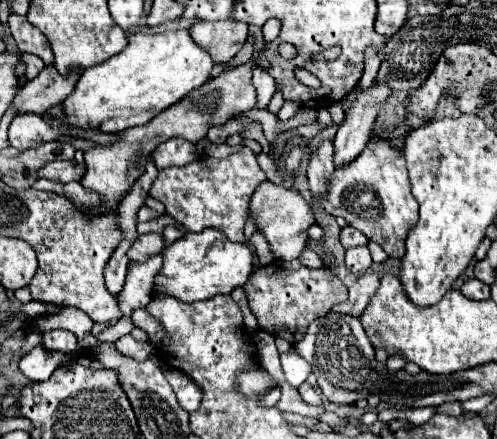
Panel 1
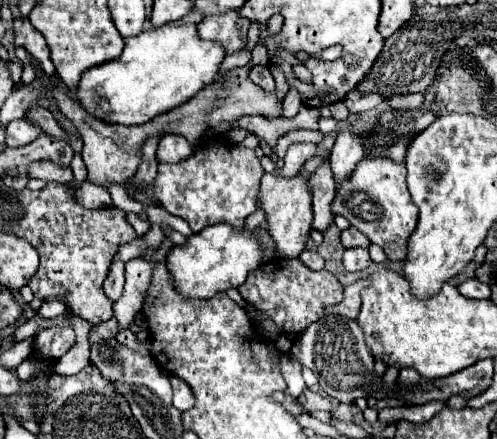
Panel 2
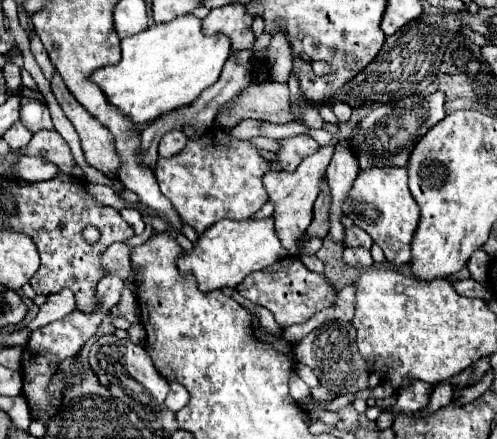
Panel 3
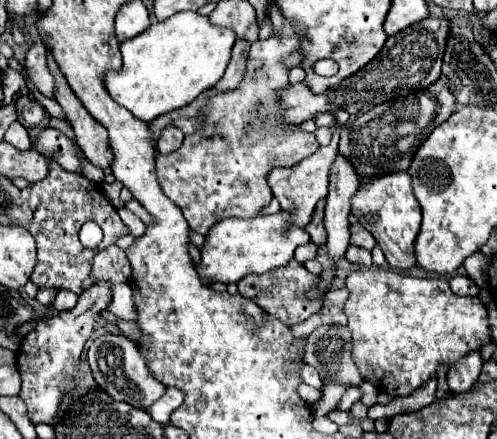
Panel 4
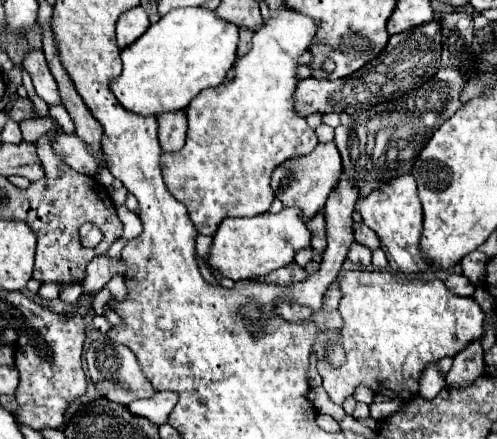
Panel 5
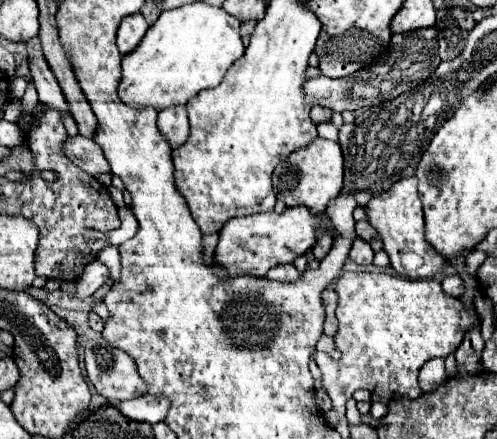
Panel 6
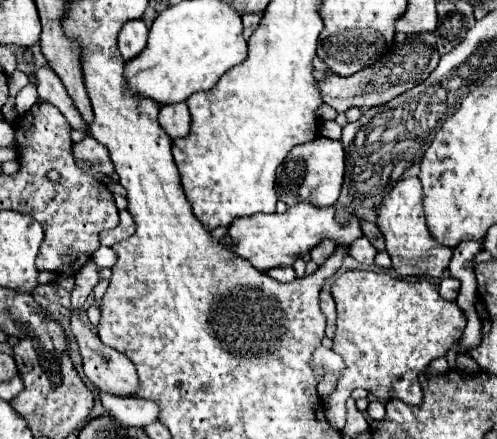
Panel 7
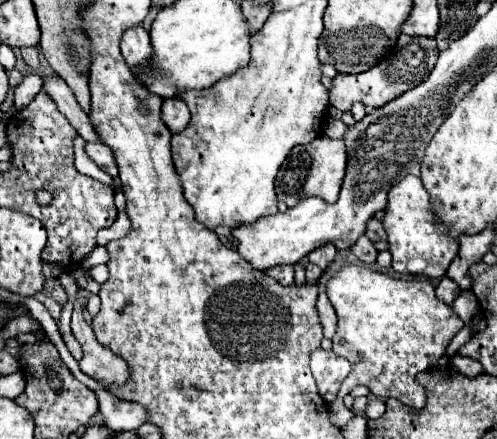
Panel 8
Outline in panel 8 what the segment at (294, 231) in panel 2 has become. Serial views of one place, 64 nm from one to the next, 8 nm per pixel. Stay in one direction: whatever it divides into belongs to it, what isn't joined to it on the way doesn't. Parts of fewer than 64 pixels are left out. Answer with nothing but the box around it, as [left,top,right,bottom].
[276,136,346,206]

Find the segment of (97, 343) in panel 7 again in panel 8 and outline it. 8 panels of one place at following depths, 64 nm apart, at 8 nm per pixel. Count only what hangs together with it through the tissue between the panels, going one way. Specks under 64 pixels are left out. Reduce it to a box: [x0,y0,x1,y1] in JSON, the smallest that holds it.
[72,308,130,386]

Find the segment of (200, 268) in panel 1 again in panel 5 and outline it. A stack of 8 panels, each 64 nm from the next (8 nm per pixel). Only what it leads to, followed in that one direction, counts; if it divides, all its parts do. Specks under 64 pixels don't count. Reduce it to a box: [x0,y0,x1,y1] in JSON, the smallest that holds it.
[206,208,310,280]

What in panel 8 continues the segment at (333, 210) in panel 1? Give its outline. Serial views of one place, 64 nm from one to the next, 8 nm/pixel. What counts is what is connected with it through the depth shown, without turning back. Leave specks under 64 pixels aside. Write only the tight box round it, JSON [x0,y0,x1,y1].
[382,176,458,278]

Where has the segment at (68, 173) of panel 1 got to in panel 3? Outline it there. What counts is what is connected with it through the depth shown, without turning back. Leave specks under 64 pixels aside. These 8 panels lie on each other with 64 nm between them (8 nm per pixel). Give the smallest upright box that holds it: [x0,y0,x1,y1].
[16,156,64,182]

